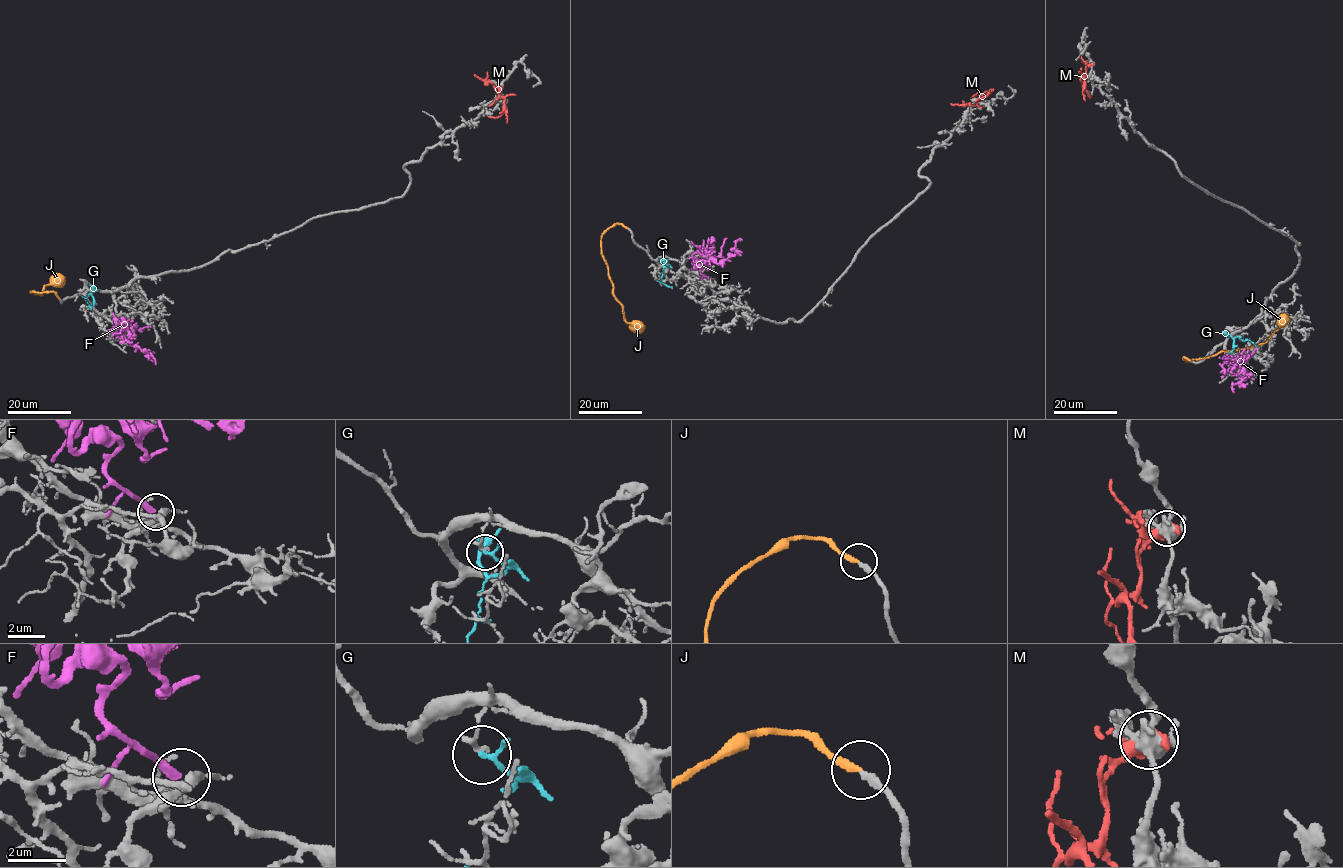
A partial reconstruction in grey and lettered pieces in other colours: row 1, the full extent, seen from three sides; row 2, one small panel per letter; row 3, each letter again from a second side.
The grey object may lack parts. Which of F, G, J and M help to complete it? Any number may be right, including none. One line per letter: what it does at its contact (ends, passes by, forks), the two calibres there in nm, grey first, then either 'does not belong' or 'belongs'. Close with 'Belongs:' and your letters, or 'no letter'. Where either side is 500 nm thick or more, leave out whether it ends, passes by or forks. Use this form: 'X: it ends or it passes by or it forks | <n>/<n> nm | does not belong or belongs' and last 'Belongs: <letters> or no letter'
F: it ends | 200/200 nm | does not belong
G: it passes by | 190/130 nm | does not belong
J: it ends | 240/240 nm | belongs
M: it forks | 400/280 nm | does not belong
Belongs: J

